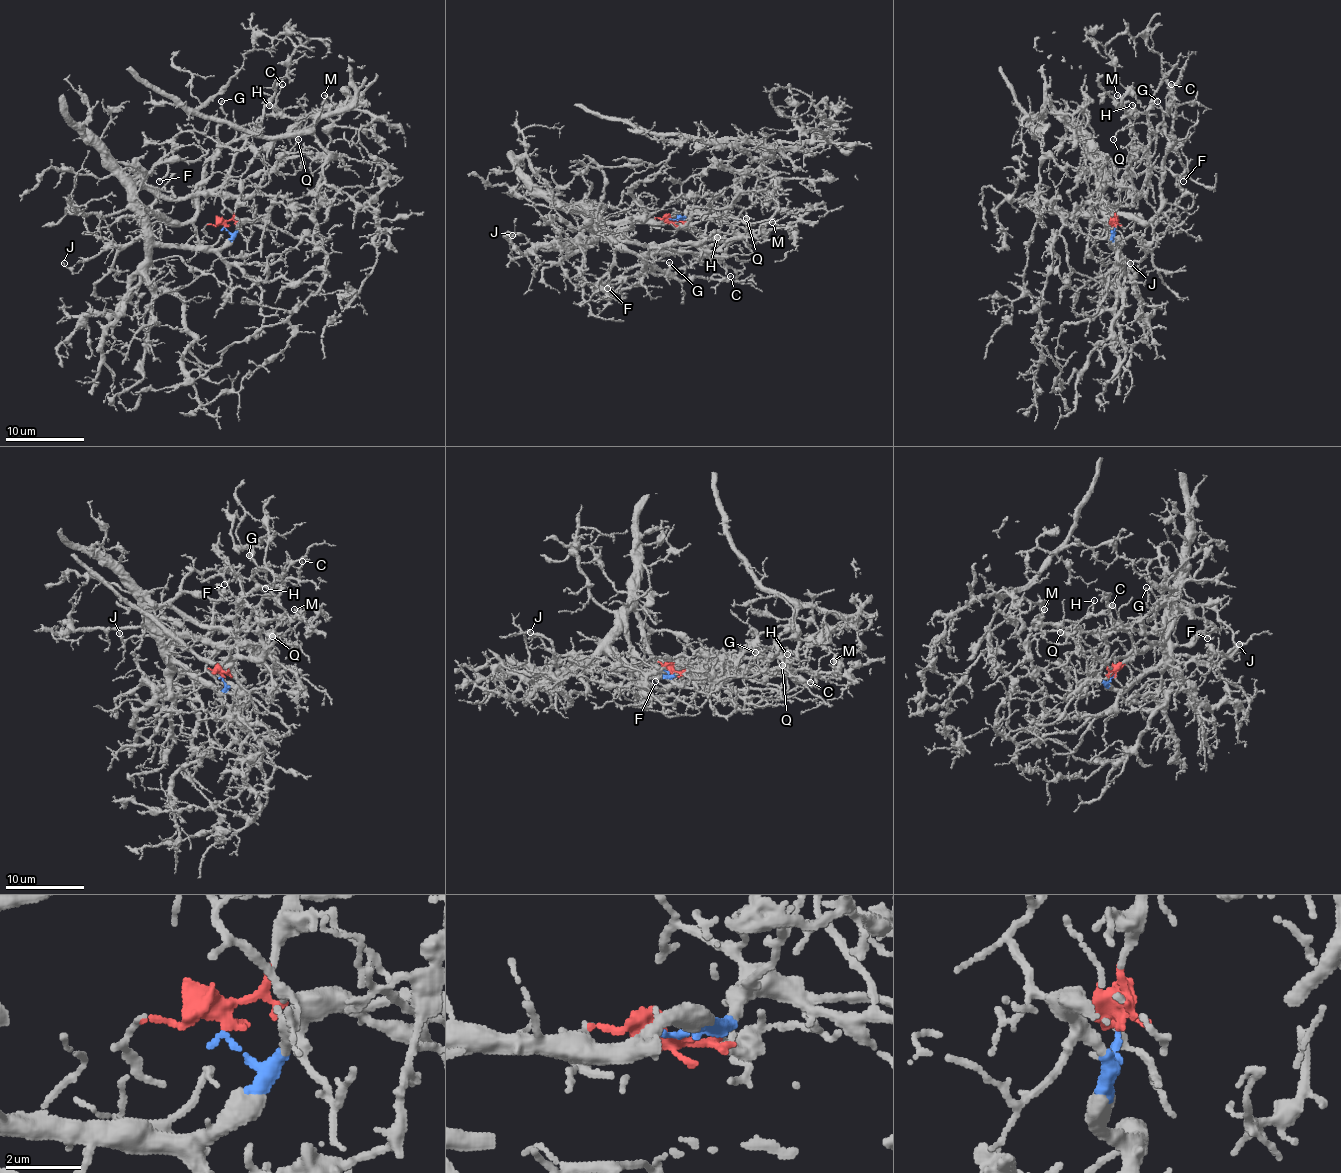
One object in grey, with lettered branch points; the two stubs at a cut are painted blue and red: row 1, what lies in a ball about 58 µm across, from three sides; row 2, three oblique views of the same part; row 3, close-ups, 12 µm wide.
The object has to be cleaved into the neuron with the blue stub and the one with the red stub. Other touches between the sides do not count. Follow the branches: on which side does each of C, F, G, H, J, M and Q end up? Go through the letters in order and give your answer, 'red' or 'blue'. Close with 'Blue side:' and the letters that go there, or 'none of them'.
C: blue
F: red
G: blue
H: red
J: blue
M: red
Q: red
Blue side: C, G, J

